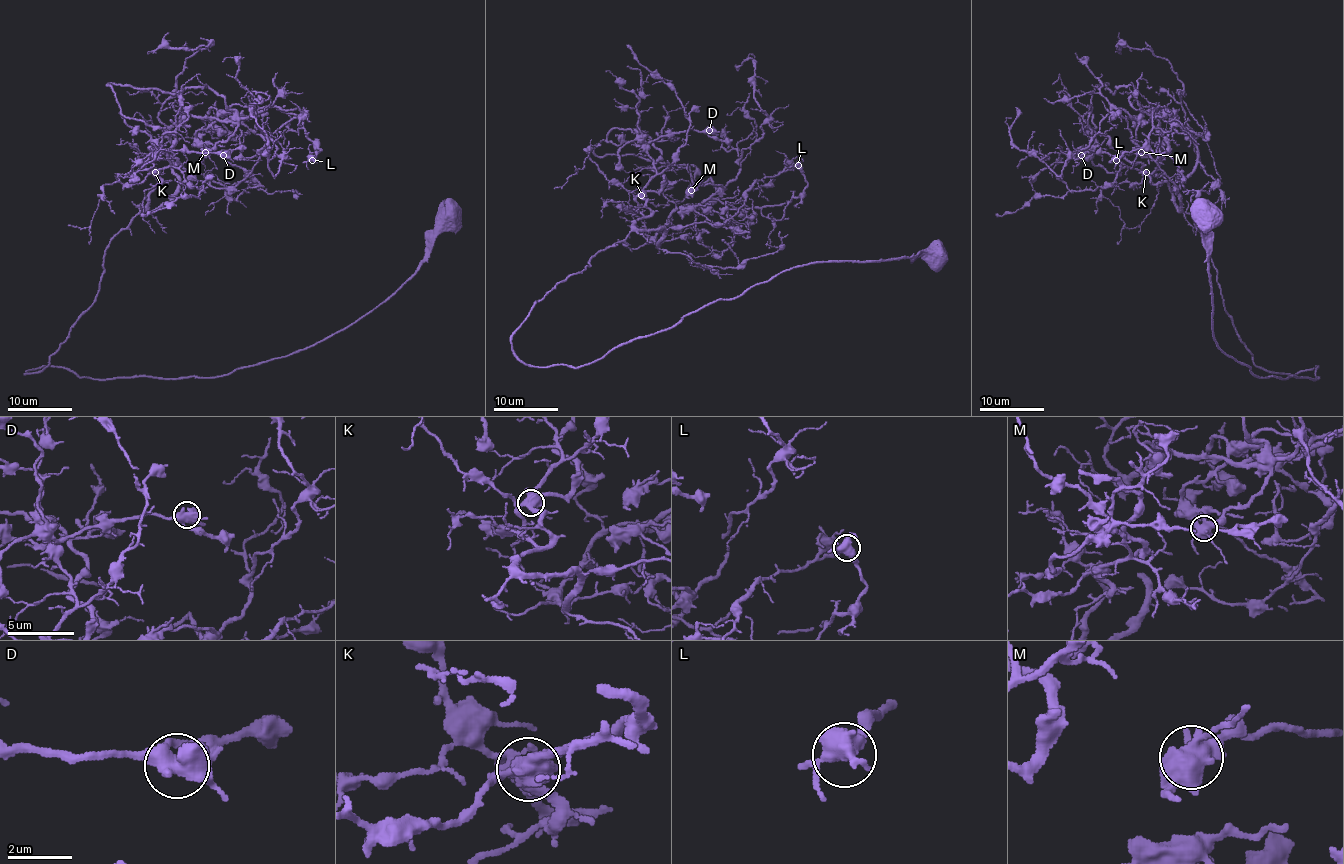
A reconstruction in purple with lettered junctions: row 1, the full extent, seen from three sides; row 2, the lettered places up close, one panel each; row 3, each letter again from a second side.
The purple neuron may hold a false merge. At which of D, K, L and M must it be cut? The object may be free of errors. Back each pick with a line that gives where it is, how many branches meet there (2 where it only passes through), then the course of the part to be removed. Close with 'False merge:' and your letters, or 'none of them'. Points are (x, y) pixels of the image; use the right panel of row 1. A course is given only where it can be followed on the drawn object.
False merge: none of them

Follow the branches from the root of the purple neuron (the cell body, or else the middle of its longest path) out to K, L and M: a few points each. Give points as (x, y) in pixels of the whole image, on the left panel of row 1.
K: (447, 215), (393, 294), (284, 357), (212, 378), (25, 374), (92, 303), (105, 248), (163, 182), (155, 173)
L: (447, 215), (393, 294), (284, 357), (25, 374), (175, 192), (184, 113), (297, 108), (312, 160)
M: (447, 215), (393, 294), (284, 357), (25, 374), (175, 192), (184, 113), (236, 126), (205, 152)

